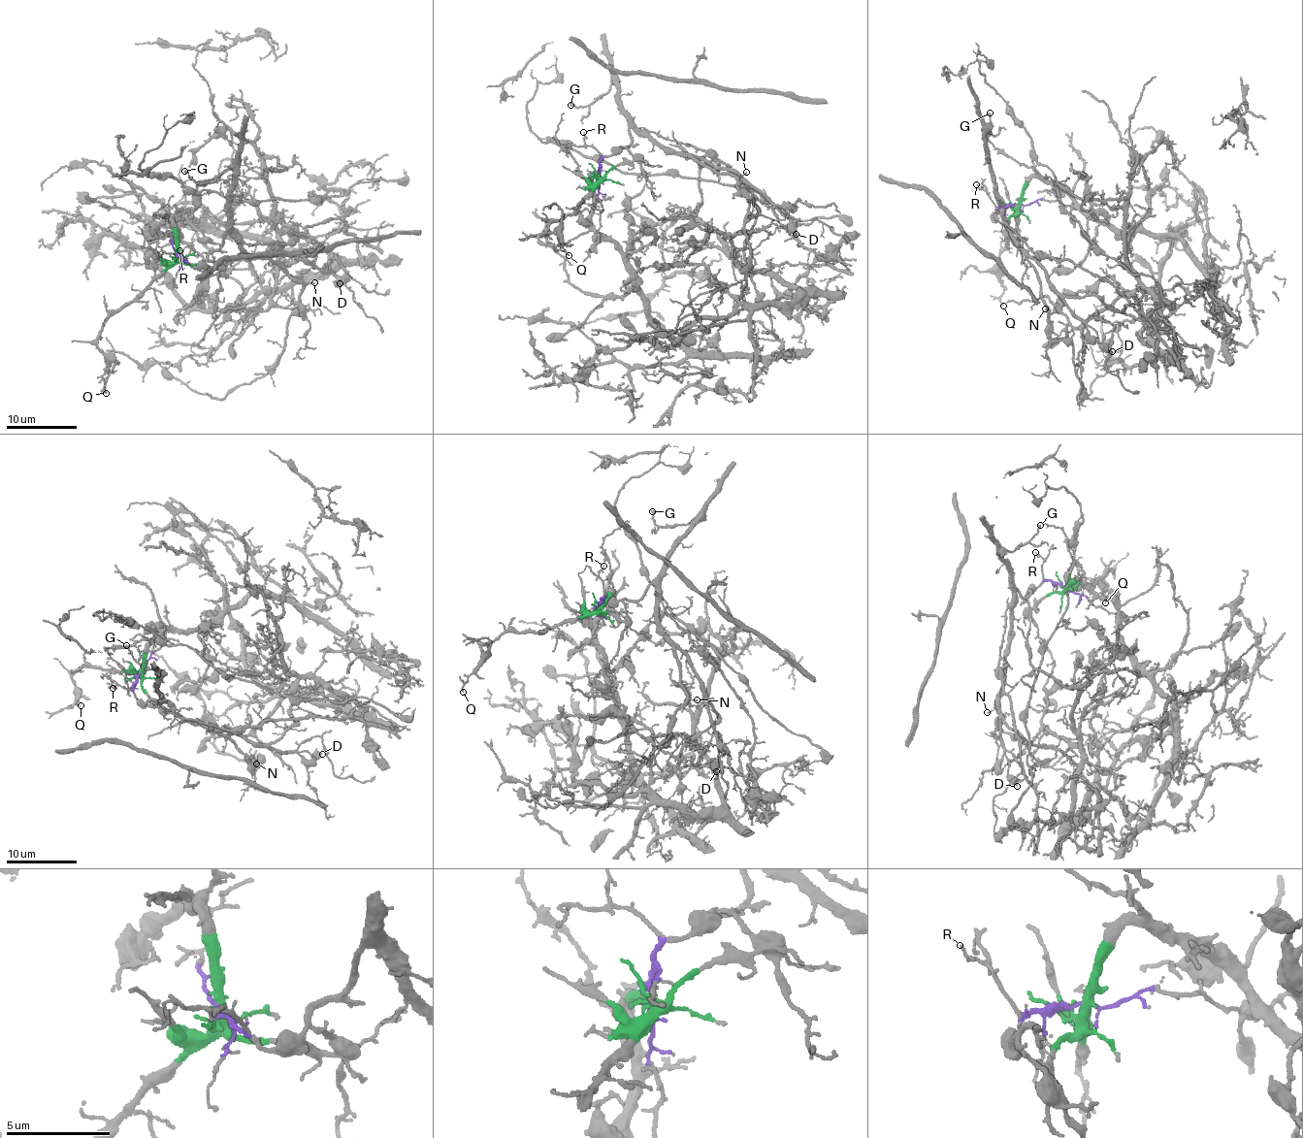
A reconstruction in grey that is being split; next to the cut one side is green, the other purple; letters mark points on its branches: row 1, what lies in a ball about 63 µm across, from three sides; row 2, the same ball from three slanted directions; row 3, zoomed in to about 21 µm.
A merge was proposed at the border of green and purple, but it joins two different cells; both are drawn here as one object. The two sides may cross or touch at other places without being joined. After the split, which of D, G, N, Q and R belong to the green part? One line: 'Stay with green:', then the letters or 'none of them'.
Stay with green: Q

